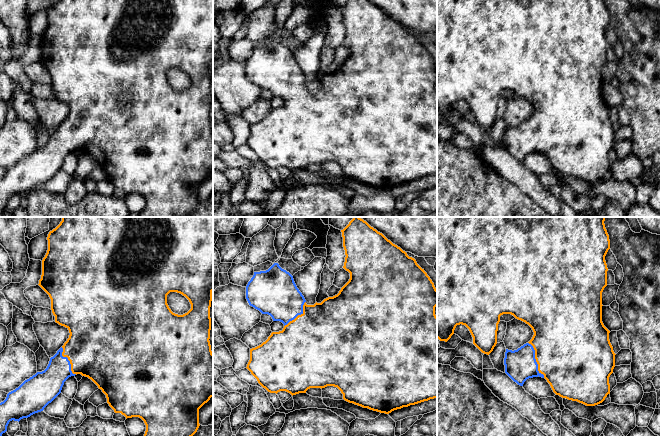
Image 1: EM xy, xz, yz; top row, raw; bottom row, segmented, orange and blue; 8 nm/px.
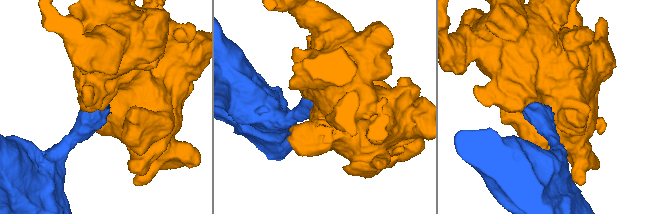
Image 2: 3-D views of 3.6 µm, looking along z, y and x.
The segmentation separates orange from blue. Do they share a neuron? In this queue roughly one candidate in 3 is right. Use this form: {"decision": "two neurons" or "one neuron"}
{"decision": "one neuron"}

